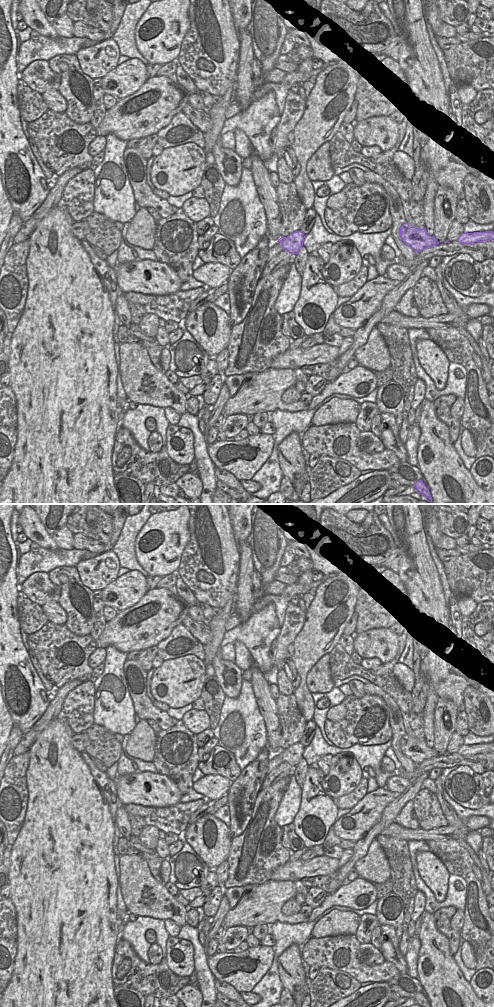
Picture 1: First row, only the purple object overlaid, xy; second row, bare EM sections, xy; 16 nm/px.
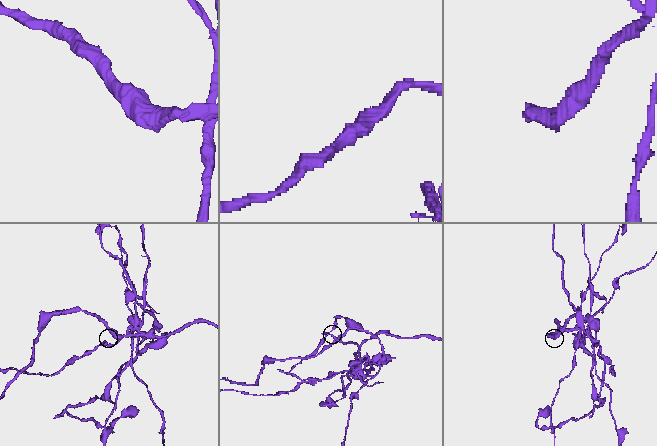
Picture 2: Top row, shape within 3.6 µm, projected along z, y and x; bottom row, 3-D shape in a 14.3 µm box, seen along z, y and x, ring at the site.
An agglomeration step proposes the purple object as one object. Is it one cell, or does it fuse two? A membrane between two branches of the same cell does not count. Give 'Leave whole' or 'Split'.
Split.

